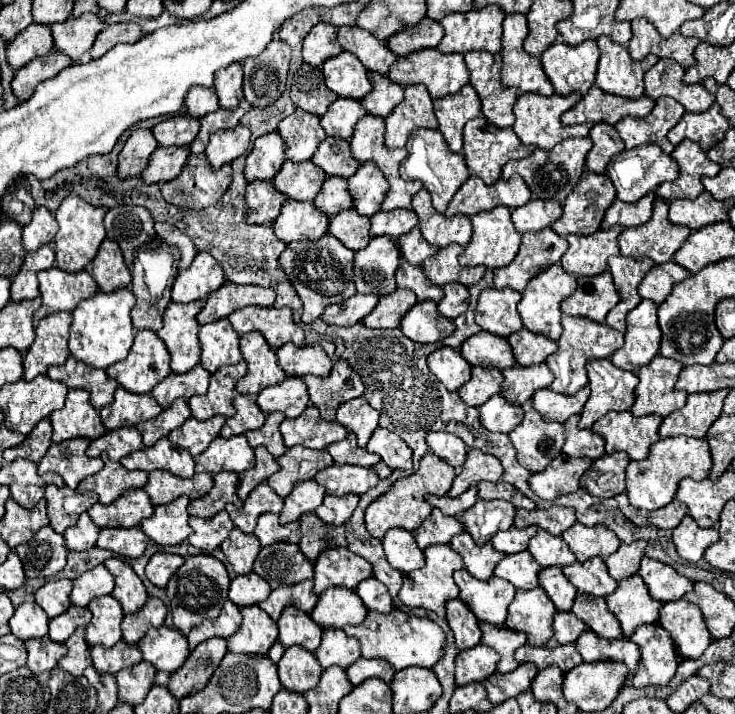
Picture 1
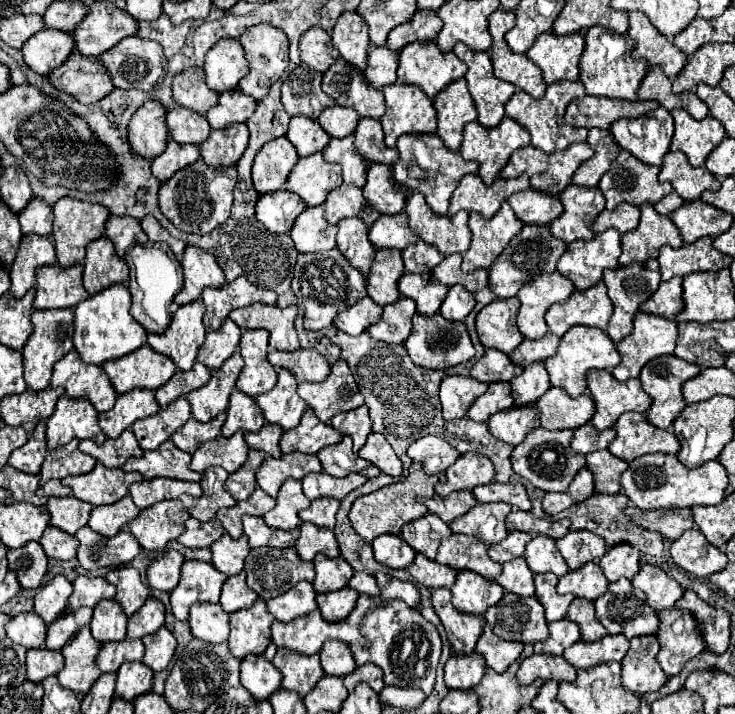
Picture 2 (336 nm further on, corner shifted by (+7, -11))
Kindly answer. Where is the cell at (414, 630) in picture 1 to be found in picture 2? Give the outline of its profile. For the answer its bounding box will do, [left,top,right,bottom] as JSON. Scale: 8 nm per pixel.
[351,600,441,696]

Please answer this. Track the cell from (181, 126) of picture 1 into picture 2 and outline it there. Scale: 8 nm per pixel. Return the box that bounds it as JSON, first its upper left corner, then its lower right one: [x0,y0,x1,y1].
[167,108,211,144]

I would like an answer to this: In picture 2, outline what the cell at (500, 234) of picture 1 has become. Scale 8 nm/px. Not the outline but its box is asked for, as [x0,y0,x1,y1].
[461,202,523,272]

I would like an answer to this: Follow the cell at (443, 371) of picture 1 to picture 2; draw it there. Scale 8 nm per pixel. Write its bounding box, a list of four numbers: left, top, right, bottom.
[441,376,489,420]

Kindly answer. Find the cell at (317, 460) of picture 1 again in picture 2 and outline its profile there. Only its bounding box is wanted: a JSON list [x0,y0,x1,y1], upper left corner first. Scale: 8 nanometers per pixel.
[257,452,323,498]

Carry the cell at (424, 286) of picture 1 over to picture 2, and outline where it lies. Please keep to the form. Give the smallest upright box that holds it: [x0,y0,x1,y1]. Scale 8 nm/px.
[399,272,449,316]

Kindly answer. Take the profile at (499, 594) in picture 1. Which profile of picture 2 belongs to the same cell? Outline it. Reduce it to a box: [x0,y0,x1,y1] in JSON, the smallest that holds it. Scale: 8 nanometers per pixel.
[451,570,505,614]

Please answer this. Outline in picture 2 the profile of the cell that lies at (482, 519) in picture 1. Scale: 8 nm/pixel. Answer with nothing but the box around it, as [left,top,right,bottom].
[451,502,511,546]

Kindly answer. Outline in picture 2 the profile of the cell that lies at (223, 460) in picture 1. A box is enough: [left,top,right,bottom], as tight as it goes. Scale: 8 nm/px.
[191,432,249,472]

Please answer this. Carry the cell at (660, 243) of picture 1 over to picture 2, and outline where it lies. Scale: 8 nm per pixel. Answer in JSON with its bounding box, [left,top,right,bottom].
[619,204,683,266]

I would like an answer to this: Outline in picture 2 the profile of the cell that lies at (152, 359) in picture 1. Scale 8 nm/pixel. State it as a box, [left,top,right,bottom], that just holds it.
[103,344,177,394]

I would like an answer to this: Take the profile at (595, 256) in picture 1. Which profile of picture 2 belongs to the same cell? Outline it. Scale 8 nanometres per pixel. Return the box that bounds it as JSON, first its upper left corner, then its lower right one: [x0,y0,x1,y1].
[557,228,621,290]

